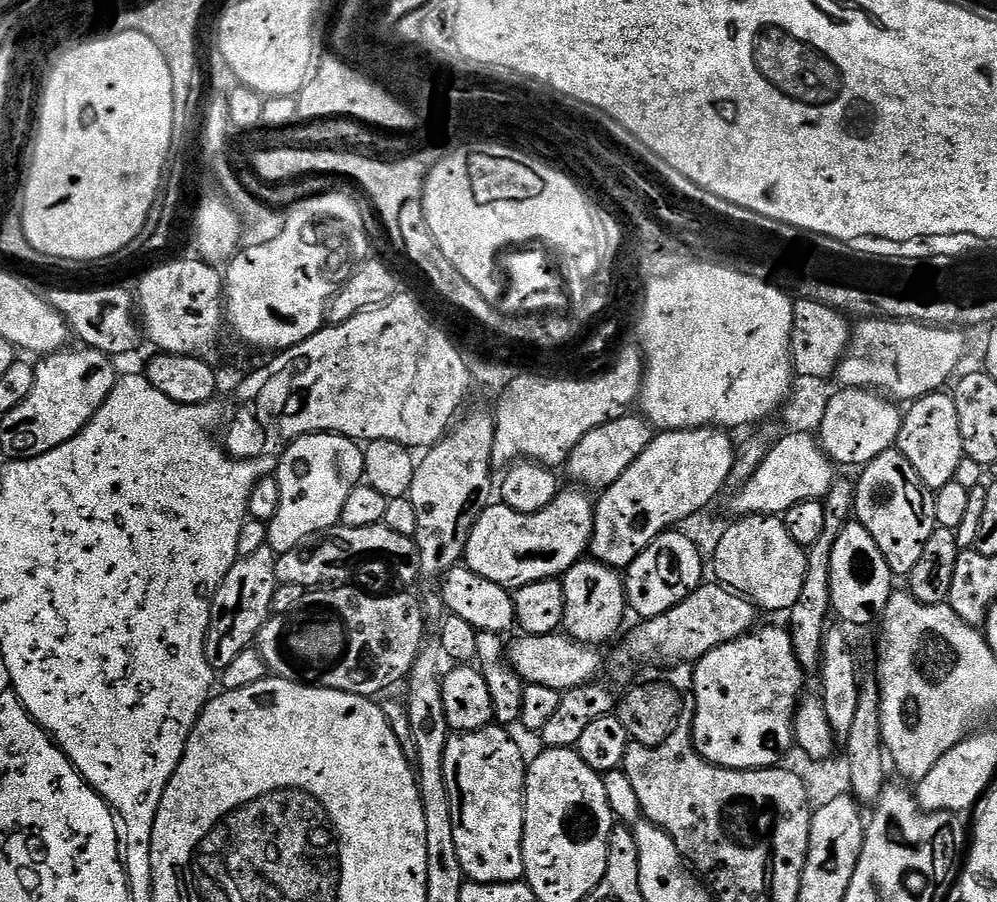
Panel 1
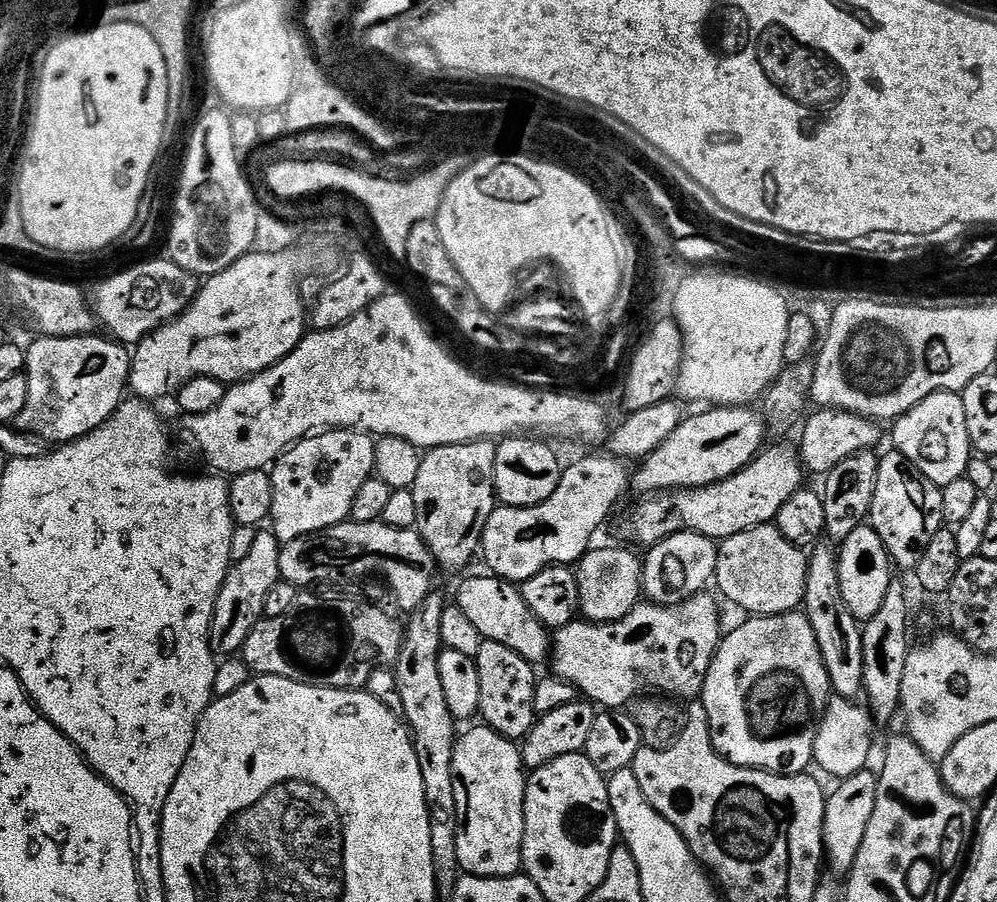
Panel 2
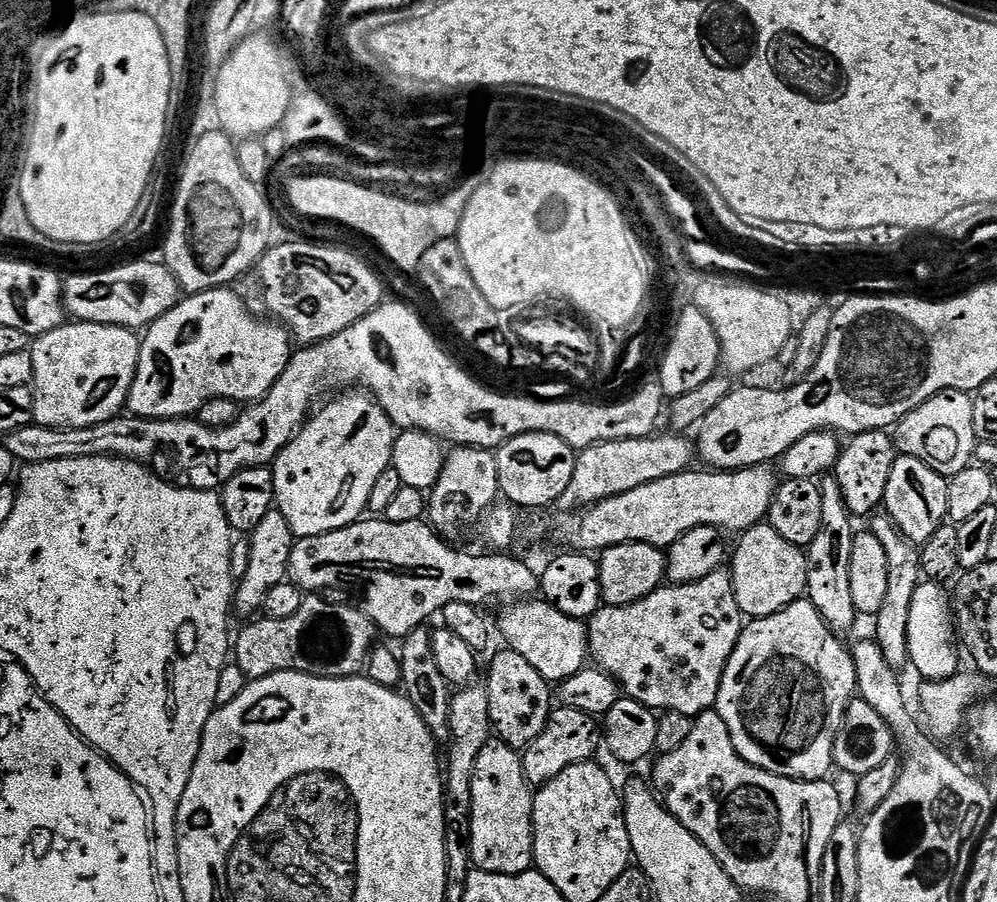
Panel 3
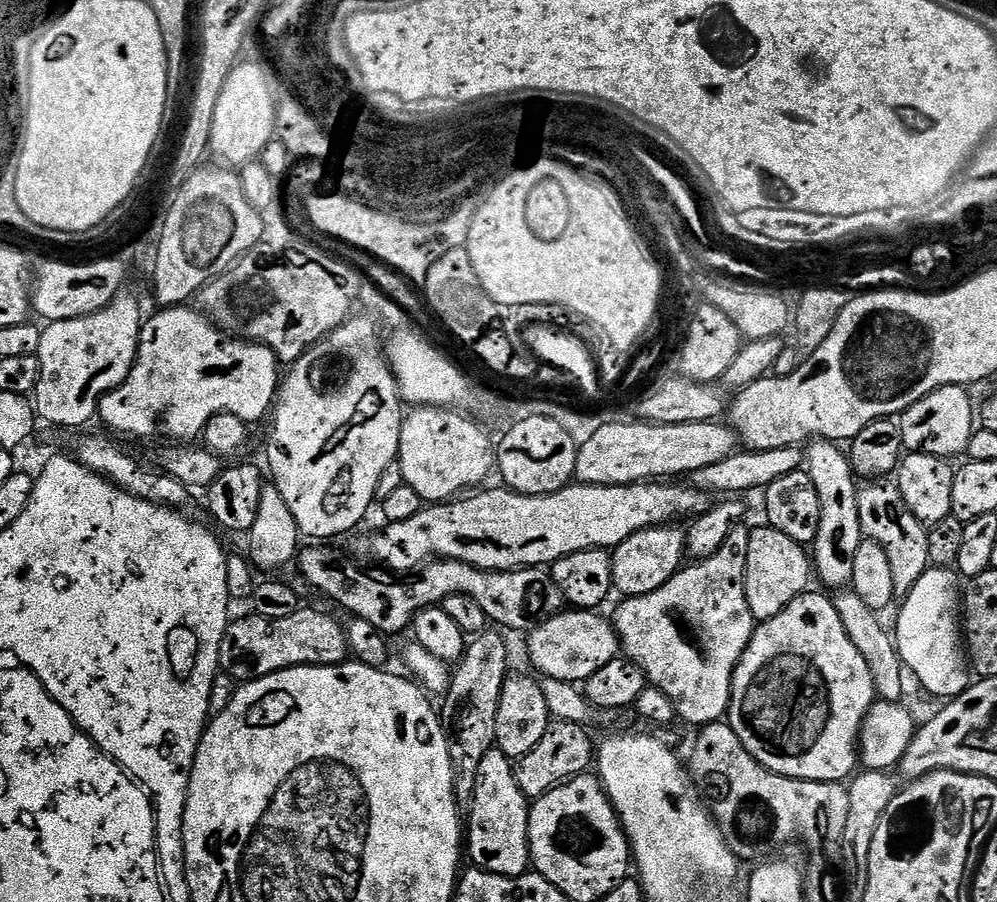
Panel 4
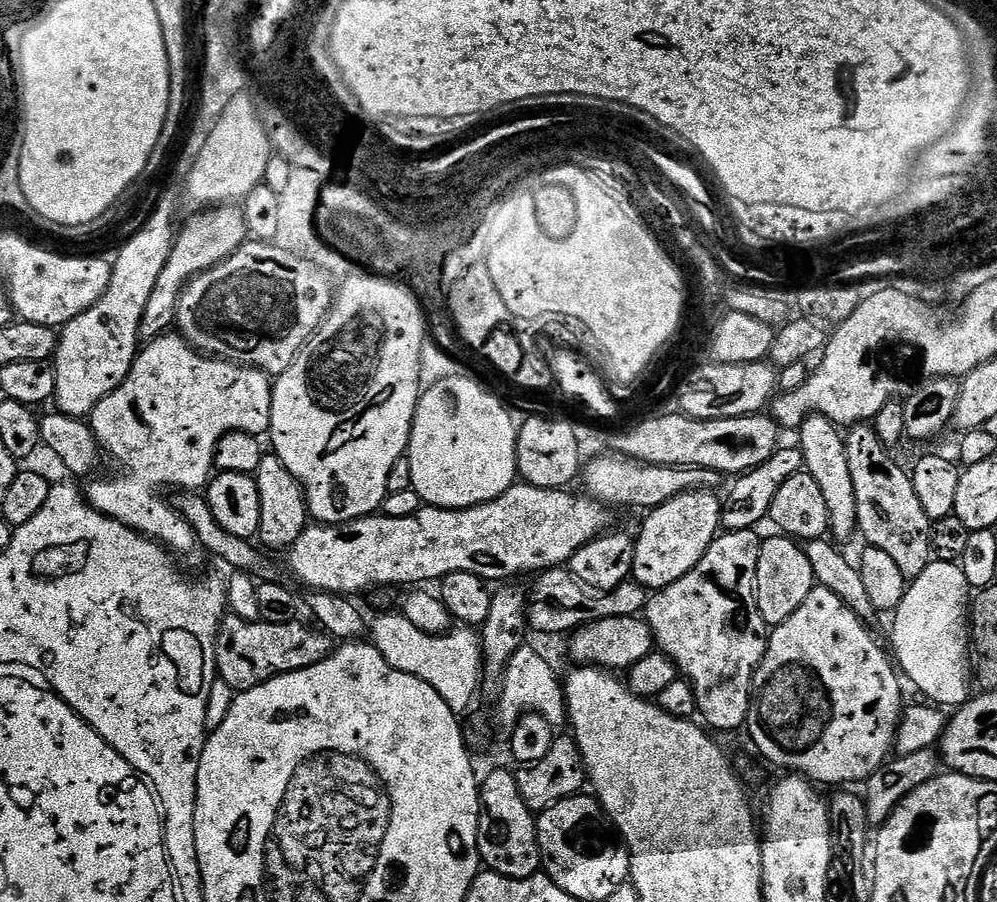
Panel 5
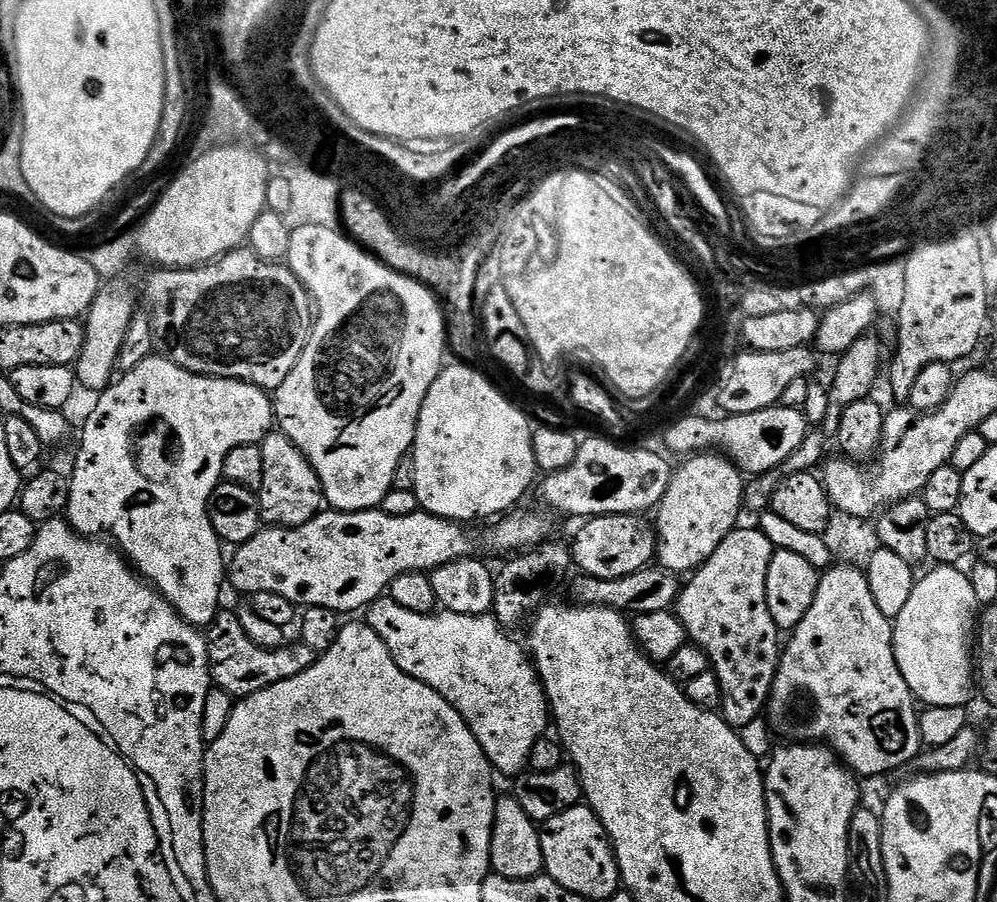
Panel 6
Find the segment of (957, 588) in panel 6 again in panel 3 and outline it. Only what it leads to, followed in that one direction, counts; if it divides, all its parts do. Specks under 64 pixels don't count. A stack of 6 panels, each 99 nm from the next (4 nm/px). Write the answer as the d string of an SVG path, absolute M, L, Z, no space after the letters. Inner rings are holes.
M921 582L918 590L914 590L914 598L910 602L908 659L911 667L916 667L924 675L923 679L928 682L949 680L951 676L961 671L961 653L958 651L950 592L944 588L947 587L940 582Z

